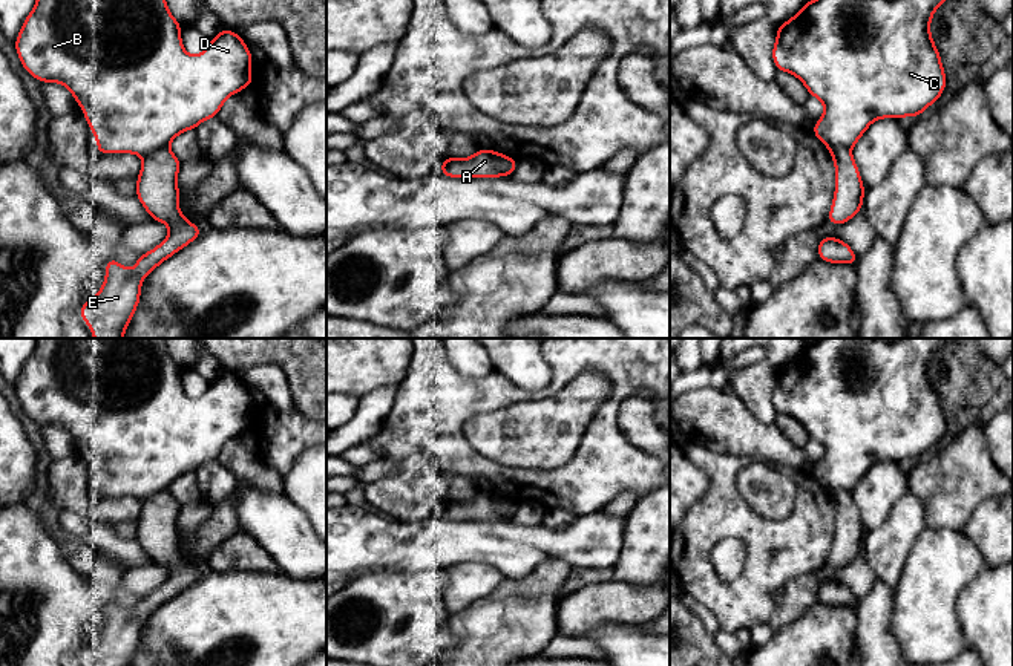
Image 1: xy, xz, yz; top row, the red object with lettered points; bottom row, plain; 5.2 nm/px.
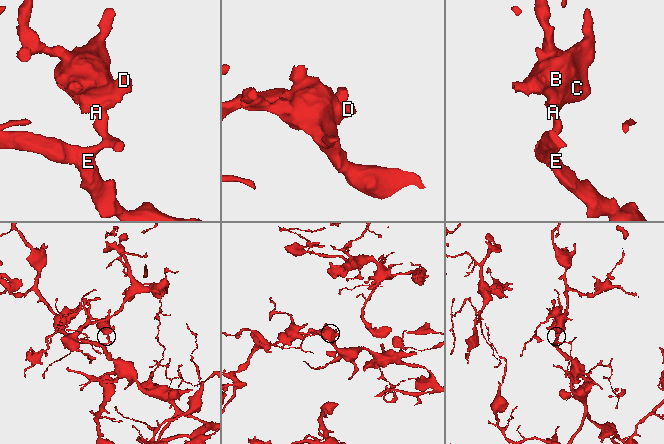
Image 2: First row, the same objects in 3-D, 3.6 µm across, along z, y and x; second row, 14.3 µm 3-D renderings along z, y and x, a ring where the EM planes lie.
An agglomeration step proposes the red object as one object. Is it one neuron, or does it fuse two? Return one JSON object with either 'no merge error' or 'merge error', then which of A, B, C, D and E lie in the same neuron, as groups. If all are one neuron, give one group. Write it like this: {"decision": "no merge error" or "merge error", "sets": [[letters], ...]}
{"decision": "merge error", "sets": [["A", "B", "C", "D"], ["E"]]}

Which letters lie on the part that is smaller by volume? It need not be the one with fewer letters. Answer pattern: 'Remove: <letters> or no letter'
Remove: A, B, C, D

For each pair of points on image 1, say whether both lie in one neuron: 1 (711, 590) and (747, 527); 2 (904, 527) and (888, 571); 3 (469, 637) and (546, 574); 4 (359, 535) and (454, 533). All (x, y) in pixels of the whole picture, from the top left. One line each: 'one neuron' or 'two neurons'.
1: one neuron
2: one neuron
3: one neuron
4: one neuron

